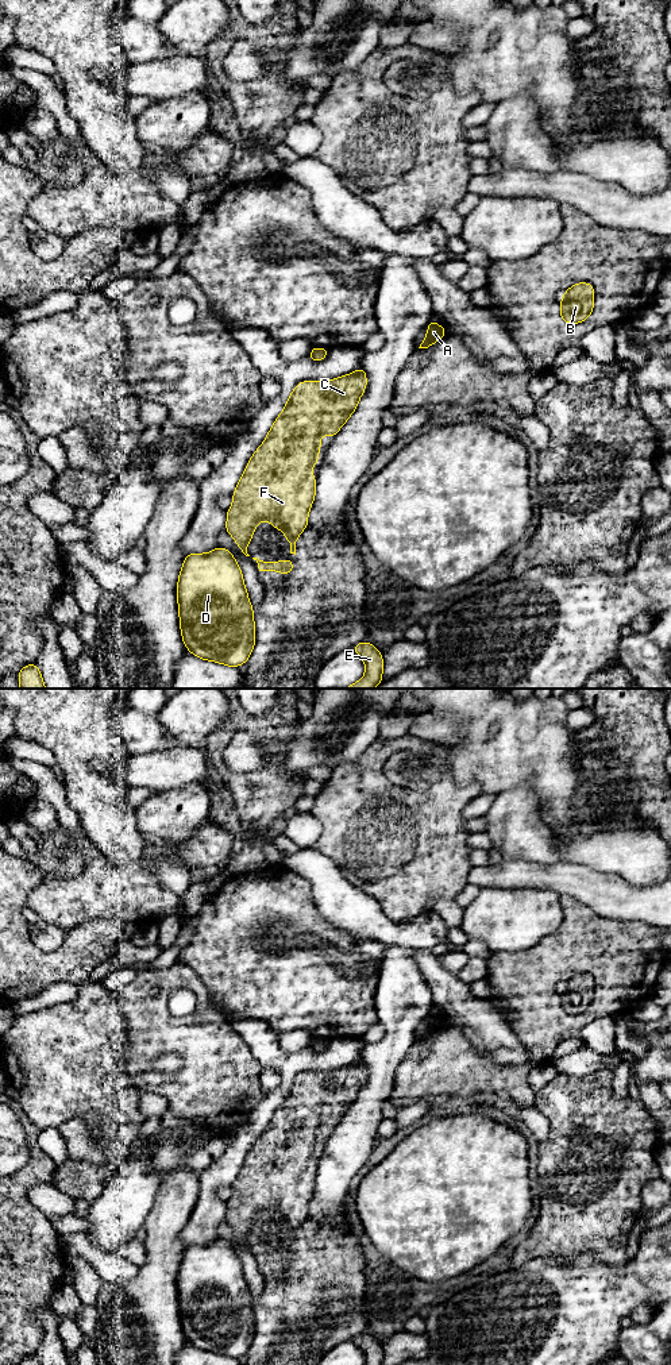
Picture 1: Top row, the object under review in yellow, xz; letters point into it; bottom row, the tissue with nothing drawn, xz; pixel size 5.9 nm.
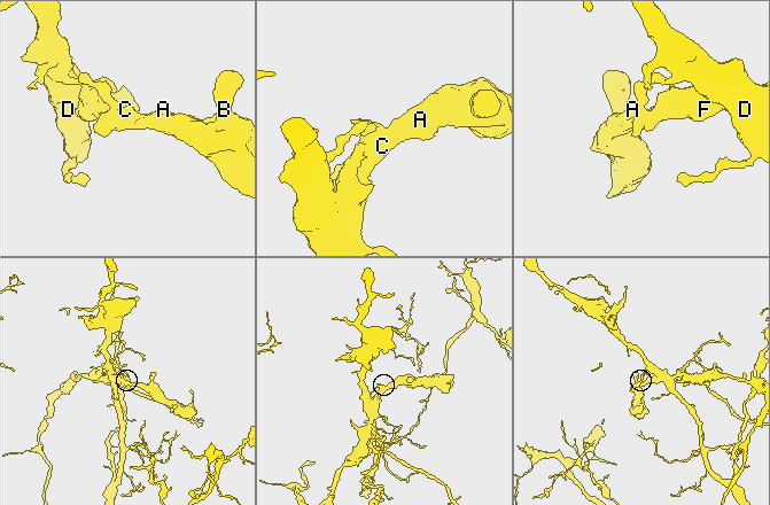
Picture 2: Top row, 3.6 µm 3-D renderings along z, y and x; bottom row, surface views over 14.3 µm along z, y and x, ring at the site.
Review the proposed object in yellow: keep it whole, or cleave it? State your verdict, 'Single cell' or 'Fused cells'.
Fused cells

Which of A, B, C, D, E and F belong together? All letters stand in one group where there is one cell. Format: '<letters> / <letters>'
A B C E F / D

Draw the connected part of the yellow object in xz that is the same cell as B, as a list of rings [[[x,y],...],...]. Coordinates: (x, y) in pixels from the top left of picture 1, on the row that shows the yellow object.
[[[579,282],[562,296],[560,319],[568,324],[579,324],[591,316],[593,308],[594,286],[589,282]]]

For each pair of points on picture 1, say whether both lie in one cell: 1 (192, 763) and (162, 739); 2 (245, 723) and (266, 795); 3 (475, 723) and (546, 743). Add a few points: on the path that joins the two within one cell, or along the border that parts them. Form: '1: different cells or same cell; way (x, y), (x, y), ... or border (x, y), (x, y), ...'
1: different cells; border (172, 743), (161, 750), (139, 752)
2: same cell; way (220, 740), (218, 743), (218, 763), (242, 789)
3: same cell; way (493, 729), (506, 743), (528, 743)

